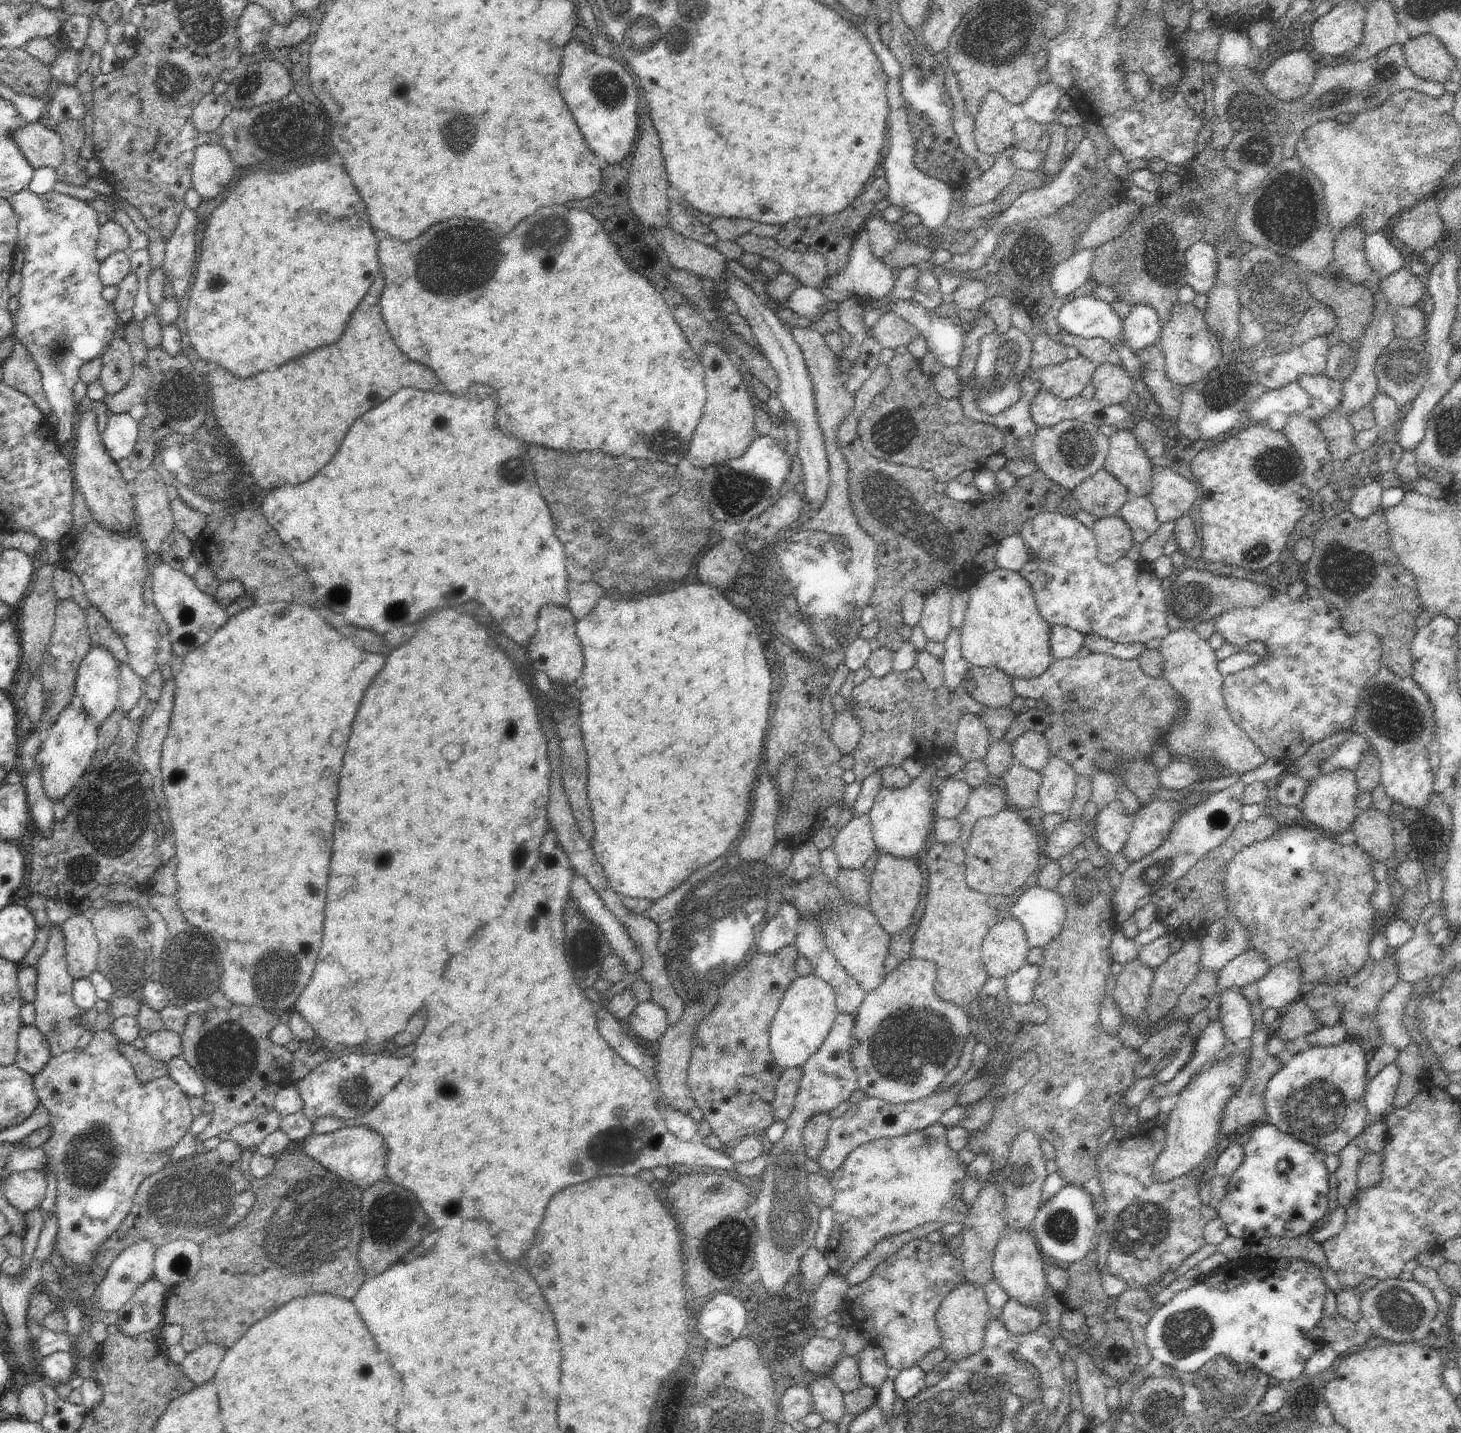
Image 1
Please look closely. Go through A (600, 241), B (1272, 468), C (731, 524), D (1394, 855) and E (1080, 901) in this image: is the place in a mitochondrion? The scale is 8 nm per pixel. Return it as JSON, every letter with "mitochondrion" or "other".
{"A":"other","B":"mitochondrion","C":"other","D":"other","E":"other"}

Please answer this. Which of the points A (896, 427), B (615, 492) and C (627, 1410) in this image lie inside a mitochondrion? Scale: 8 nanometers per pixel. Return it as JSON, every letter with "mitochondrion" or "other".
{"A":"mitochondrion","B":"mitochondrion","C":"other"}

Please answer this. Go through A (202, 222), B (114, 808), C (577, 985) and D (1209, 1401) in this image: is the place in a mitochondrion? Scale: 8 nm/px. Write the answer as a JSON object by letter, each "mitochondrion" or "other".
{"A":"other","B":"mitochondrion","C":"other","D":"mitochondrion"}

